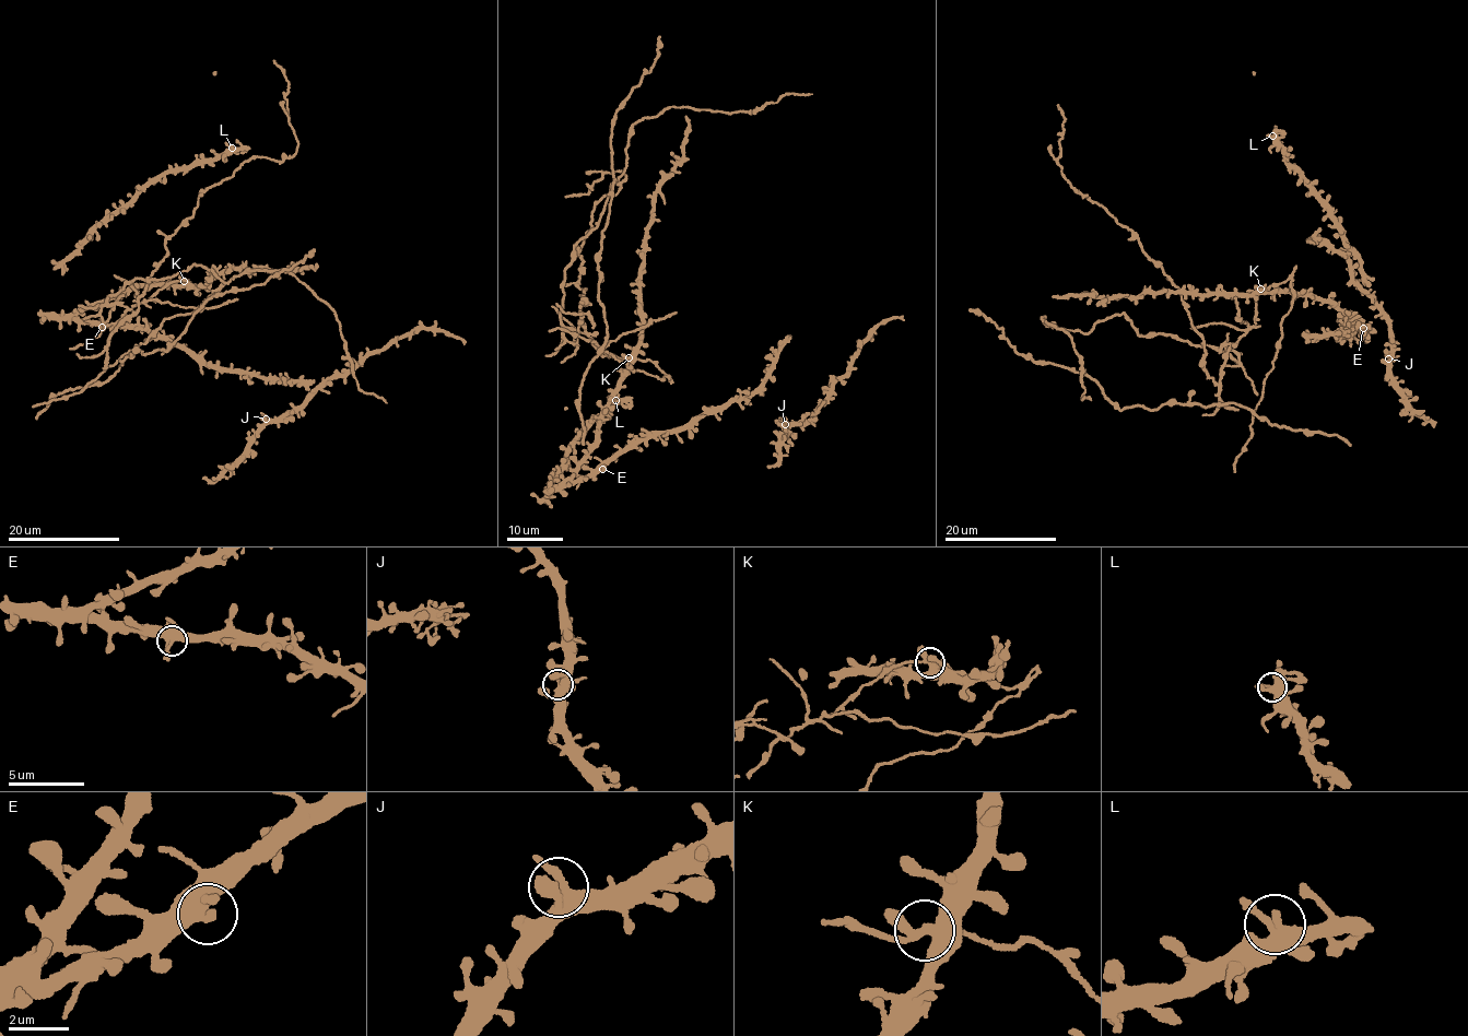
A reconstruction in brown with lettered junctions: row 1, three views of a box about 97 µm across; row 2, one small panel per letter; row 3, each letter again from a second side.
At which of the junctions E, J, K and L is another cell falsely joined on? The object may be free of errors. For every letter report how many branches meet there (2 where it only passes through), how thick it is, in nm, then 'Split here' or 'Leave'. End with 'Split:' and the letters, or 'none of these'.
E: Branches: 4. Thickness 400 nm. Leave
J: Branches: 5. Thickness 360 nm. Leave
K: Branches: 5. Thickness 400 nm. Split here
L: Branches: 5. Thickness 360 nm. Leave
Split: K

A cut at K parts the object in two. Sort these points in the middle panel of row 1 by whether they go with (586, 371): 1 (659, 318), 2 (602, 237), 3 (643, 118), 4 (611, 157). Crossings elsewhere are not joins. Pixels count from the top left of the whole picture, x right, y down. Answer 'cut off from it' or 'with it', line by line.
1: cut off from it
2: with it
3: cut off from it
4: with it

